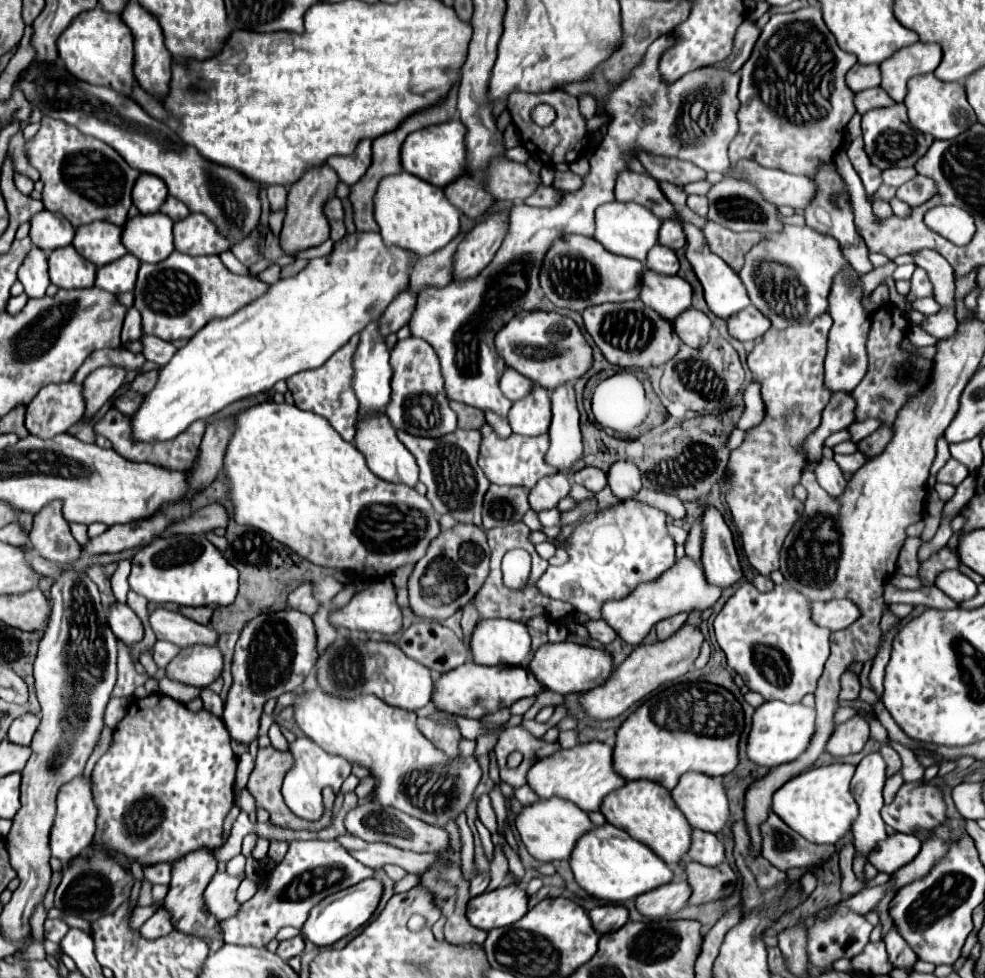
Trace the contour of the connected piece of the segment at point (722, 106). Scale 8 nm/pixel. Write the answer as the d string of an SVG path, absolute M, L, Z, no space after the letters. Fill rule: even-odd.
M666 33L658 37L650 47L644 57L644 63L638 65L630 79L622 81L614 91L612 97L608 97L608 113L614 117L614 121L608 125L608 131L592 155L592 169L584 177L584 187L576 193L564 193L560 203L552 209L536 209L528 207L524 203L516 203L512 207L512 231L508 231L506 239L502 241L498 253L494 255L492 263L474 279L466 279L462 283L448 283L442 289L424 289L418 295L416 309L412 313L412 319L408 323L410 335L420 337L426 343L432 345L432 349L438 355L440 361L440 371L444 377L444 389L446 397L452 401L468 403L478 409L492 409L506 417L512 401L508 401L498 387L500 373L506 369L504 361L496 355L494 349L494 337L496 333L512 319L512 315L524 311L532 311L540 303L540 283L538 283L538 271L544 259L544 253L548 251L548 245L566 233L578 233L578 235L592 235L594 233L594 211L596 207L614 201L614 183L618 179L618 173L628 169L628 163L624 155L636 155L636 153L654 153L660 157L678 157L682 161L690 161L698 165L704 171L720 171L724 173L730 167L728 161L728 145L732 137L738 133L738 121L736 121L736 111L738 111L738 83L740 75L732 73L728 69L716 69L716 67L702 67L696 71L690 71L680 77L680 81L666 83L660 77L658 71L658 61L664 51L668 51L676 41L676 33ZM700 101L700 113L694 111L694 103Z

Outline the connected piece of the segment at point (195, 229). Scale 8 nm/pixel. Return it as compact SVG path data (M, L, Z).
M190 213L184 221L174 223L174 249L186 255L220 255L230 249L226 237L202 213Z

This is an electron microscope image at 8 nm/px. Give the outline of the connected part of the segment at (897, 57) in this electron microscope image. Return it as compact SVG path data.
M914 43L898 49L892 57L880 63L882 87L894 101L904 101L906 81L914 75L932 73L942 61L942 47L938 43Z

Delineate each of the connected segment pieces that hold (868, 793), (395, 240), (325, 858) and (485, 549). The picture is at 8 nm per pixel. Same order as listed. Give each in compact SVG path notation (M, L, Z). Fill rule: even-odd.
M870 753L870 755L866 755L866 757L858 763L856 773L854 773L854 777L852 777L852 783L850 783L852 797L854 797L856 805L858 805L858 817L854 819L854 825L852 825L854 839L856 839L856 841L854 841L854 847L856 847L856 851L860 851L864 857L866 857L866 853L870 853L870 851L876 847L876 843L880 843L880 841L884 841L884 839L888 837L888 835L886 835L886 825L884 825L884 821L882 821L882 817L880 817L880 809L882 809L882 805L884 805L884 801L882 801L882 789L884 789L884 781L886 781L884 773L886 773L886 763L884 763L884 759L880 757L880 753Z
M406 171L380 181L374 197L374 219L380 227L384 245L414 251L418 257L442 249L460 231L460 211L444 197L444 191Z
M292 841L282 863L268 873L266 889L242 905L240 913L228 921L222 921L224 941L232 945L252 945L266 947L282 927L302 929L312 907L316 907L324 897L348 889L368 877L376 877L376 871L360 865L338 841Z
M456 525L448 531L442 531L440 537L436 537L426 555L416 563L414 571L408 577L408 593L410 593L410 609L414 615L418 617L426 617L432 621L442 621L446 617L450 617L452 613L456 613L460 607L464 607L482 587L484 579L488 577L488 561L490 561L490 547L486 543L486 531L476 527L476 525ZM428 569L436 569L440 571L440 583L446 587L452 587L452 595L450 601L440 603L436 601L436 597L432 593L424 595L422 593L422 585L420 579L422 575L426 575Z

